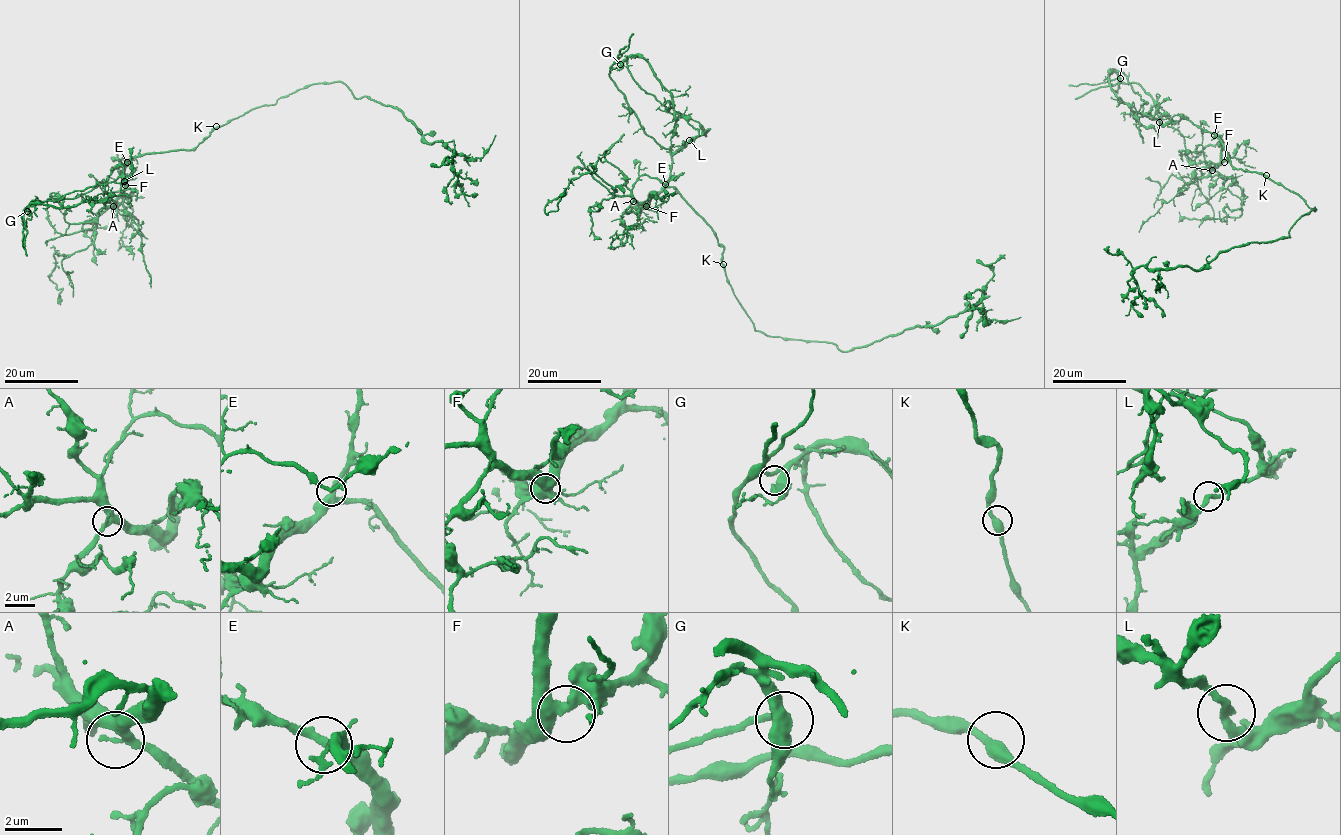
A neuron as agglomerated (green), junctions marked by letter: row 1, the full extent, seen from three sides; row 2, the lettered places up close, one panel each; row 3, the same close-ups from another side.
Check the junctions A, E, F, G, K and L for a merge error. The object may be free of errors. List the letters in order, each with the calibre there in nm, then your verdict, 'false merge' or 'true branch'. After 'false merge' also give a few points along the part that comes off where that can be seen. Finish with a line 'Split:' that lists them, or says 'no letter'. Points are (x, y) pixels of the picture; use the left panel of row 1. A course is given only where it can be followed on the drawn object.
A: calibre 280 nm; true branch
E: calibre 320 nm; true branch
F: calibre 460 nm; true branch
G: calibre 400 nm; true branch
K: calibre 400 nm; true branch
L: calibre 300 nm; false merge; course (124, 181), (130, 175), (29, 203), (58, 207), (90, 198), (104, 201), (106, 191), (98, 182)
Split: L

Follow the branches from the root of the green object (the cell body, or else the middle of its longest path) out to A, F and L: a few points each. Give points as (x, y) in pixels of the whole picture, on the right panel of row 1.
A: (1266, 177), (1234, 168), (1216, 134), (1221, 143), (1221, 162), (1212, 170)
F: (1266, 177), (1234, 168), (1216, 134), (1220, 140), (1224, 162)
L: (1266, 177), (1234, 168), (1216, 134), (1177, 115), (1163, 124), (1160, 122)

